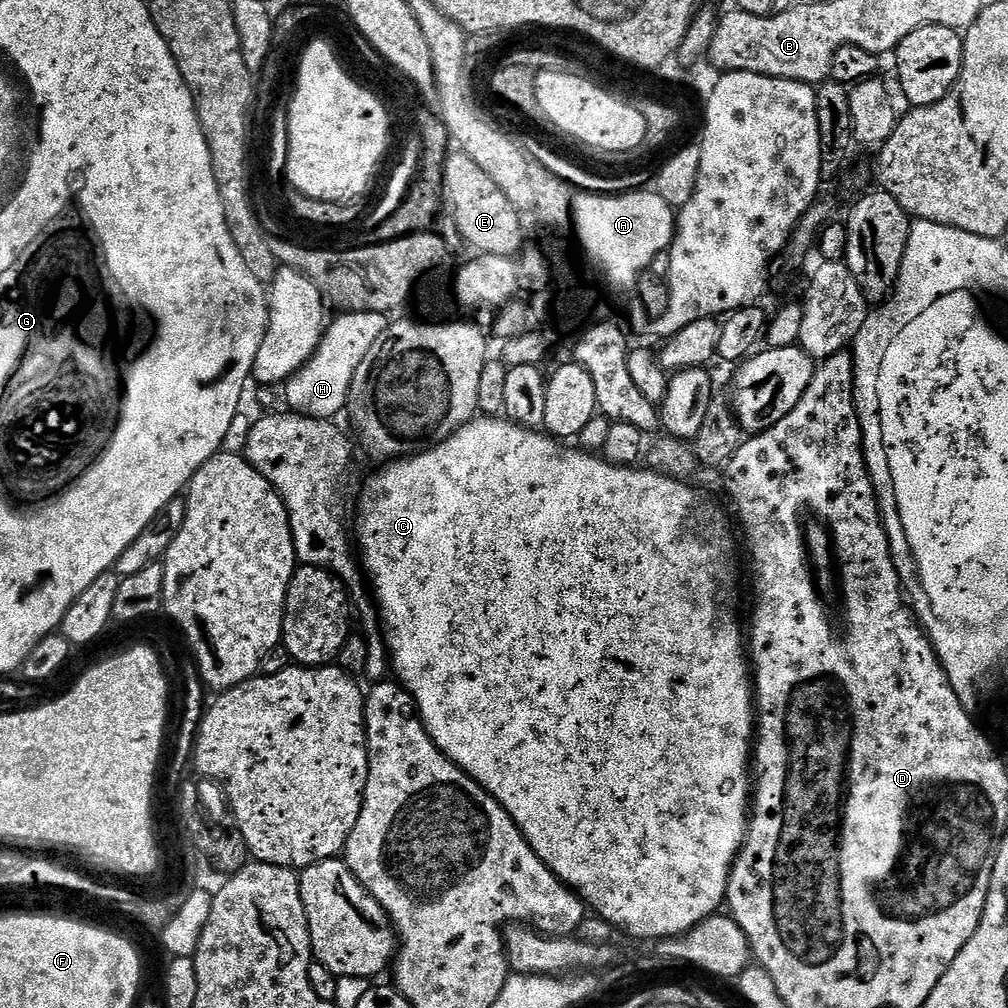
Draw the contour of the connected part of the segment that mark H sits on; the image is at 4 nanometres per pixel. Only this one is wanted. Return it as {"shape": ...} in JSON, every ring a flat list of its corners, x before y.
{"shape":[[376,311,344,312,333,323,331,321,315,354,285,383,287,407,314,419,335,419,336,414,347,407,354,374,374,343,385,333,389,323,387,313]]}

